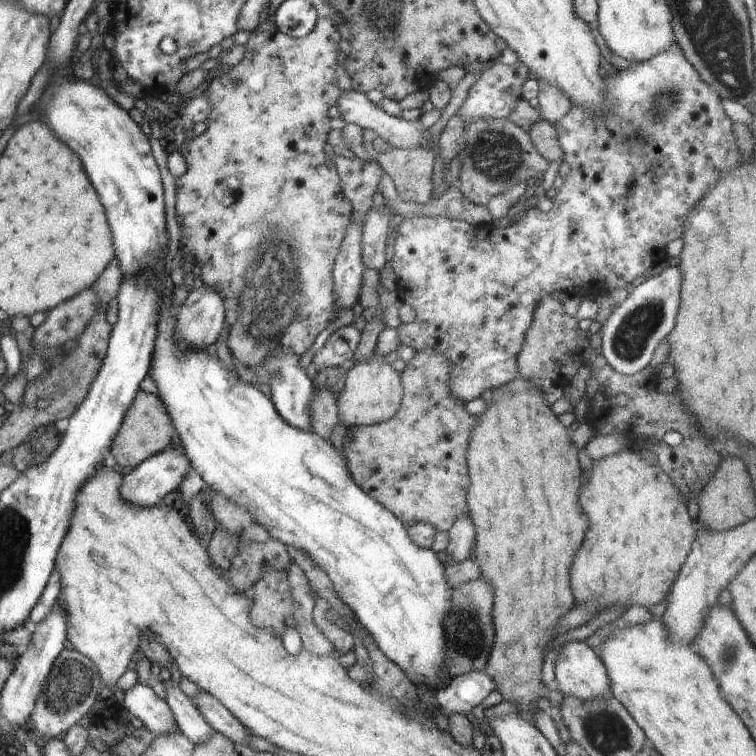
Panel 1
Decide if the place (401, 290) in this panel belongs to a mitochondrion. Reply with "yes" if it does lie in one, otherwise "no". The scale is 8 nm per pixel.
no

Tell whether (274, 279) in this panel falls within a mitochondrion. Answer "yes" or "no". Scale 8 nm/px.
yes

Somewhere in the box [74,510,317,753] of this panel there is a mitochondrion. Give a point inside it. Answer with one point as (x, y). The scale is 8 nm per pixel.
(105, 718)

